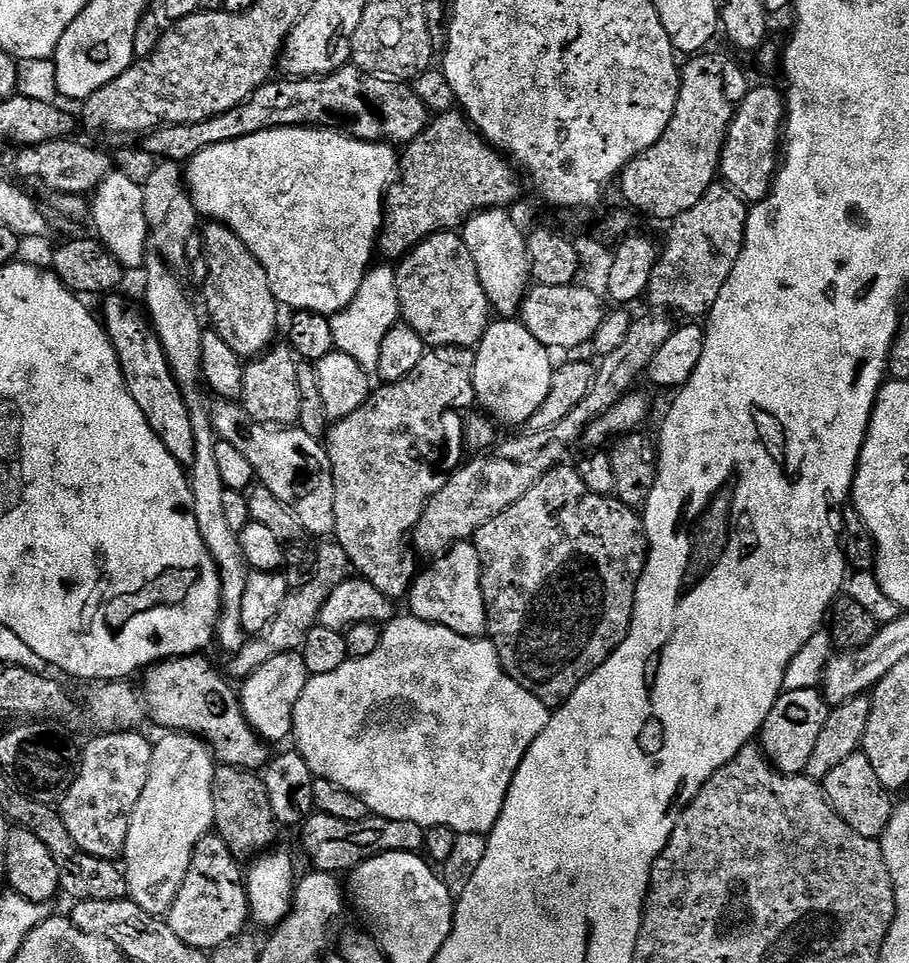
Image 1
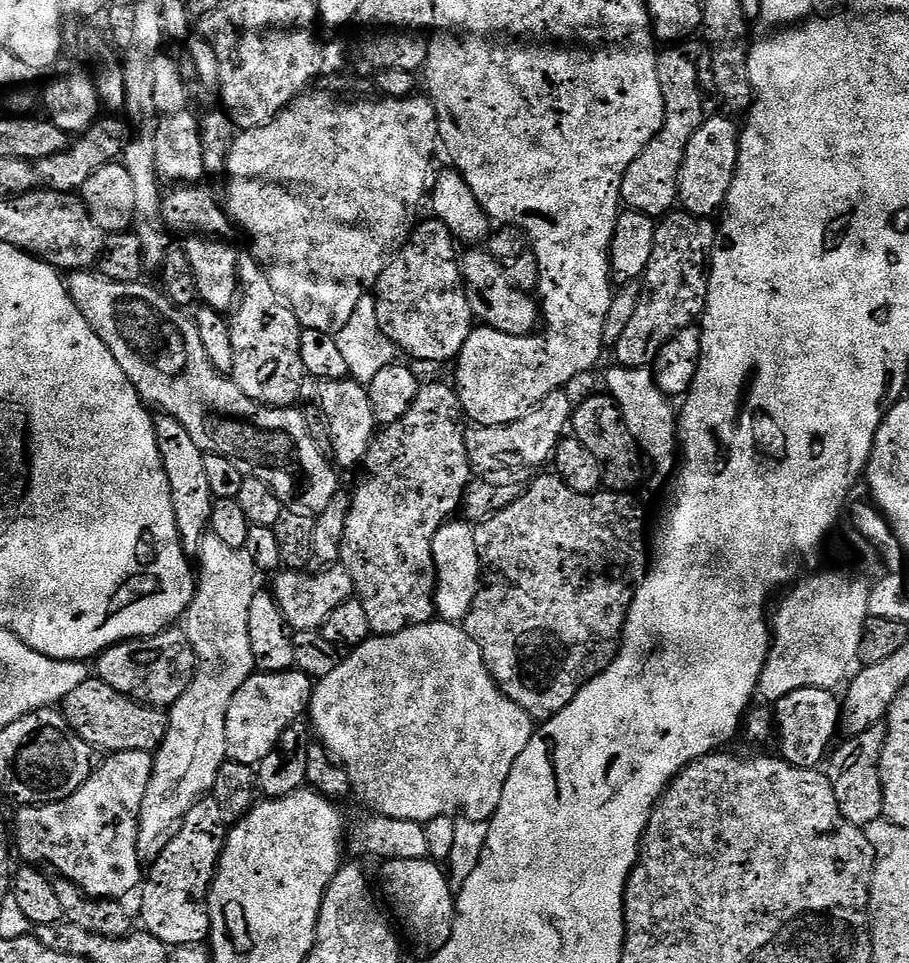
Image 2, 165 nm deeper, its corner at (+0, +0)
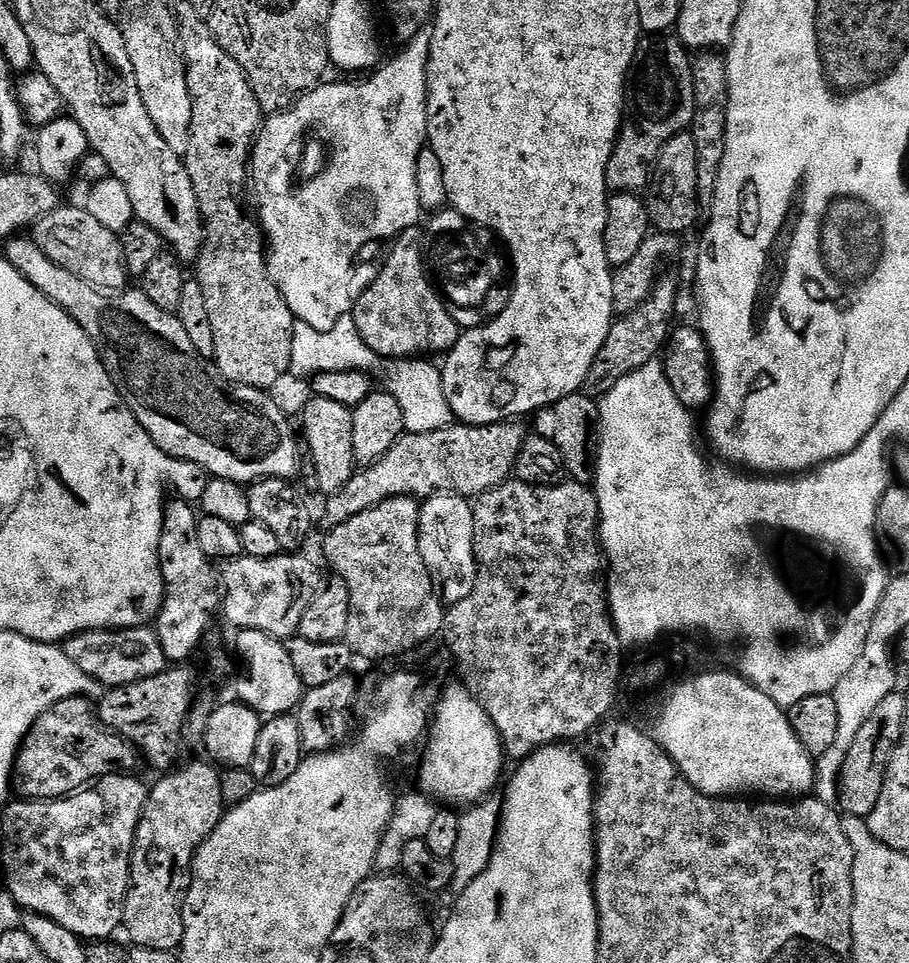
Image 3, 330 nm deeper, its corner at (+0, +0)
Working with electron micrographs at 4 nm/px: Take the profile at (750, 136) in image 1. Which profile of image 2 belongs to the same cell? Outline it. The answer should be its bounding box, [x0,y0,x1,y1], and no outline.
[678,115,741,217]

